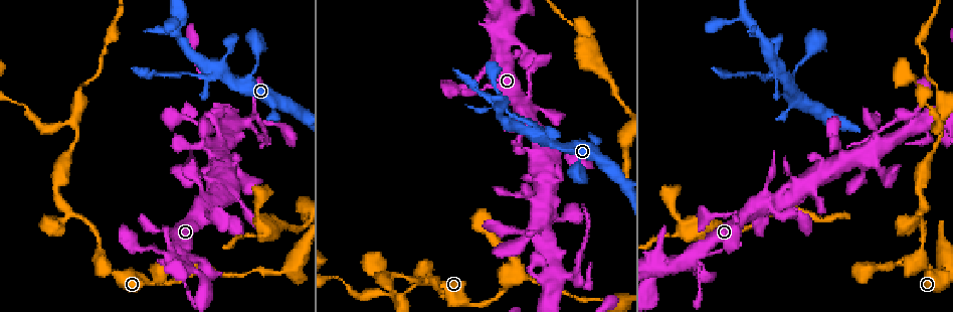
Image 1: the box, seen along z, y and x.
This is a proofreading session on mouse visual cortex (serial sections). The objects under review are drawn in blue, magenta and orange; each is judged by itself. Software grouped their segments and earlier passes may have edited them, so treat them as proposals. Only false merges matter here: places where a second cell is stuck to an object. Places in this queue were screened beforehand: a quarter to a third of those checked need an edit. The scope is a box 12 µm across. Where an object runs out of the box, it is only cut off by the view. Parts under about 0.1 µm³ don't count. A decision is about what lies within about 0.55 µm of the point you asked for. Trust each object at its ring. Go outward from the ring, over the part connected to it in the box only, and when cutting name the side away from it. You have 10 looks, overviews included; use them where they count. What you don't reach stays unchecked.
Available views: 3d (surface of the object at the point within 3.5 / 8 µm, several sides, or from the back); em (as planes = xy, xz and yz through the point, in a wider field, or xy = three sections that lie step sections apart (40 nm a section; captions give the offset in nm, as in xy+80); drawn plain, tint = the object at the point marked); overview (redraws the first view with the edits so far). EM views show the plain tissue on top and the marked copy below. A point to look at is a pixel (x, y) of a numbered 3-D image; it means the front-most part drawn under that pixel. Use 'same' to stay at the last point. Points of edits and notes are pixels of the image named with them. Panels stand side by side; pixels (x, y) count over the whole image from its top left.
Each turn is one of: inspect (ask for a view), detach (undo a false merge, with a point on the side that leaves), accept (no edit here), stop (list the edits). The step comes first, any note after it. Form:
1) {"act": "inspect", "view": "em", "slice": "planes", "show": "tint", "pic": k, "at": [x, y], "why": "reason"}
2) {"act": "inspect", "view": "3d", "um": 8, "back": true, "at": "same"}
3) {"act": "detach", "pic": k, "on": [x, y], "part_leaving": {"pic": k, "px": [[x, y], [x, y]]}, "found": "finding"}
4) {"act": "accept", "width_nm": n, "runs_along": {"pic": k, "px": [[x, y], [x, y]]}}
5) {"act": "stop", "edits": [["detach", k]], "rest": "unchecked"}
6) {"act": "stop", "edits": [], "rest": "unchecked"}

{"act": "inspect", "view": "3d", "um": 3.5, "back": true, "pic": 1, "at": [214, 67], "why": "thick turns thin"}

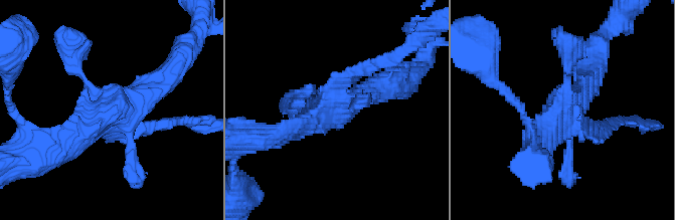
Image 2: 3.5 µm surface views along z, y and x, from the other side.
{"act": "inspect", "view": "em", "slice": "xy", "step": 5, "show": "tint", "pic": 2, "at": [333, 106]}

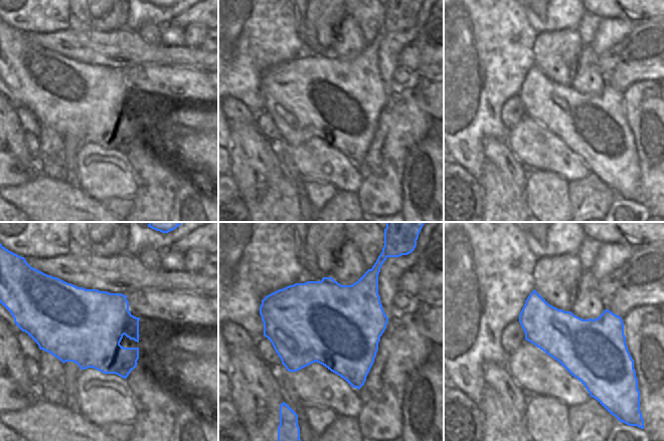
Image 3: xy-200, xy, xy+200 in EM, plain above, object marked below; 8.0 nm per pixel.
{"act": "detach", "pic": 2, "on": [378, 65], "part_leaving": {"pic": 2, "px": [[346, 82], [398, 59], [433, 34]]}, "found": "two cells meet here"}

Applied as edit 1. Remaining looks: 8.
{"act": "inspect", "view": "overview", "why": "redraw"}

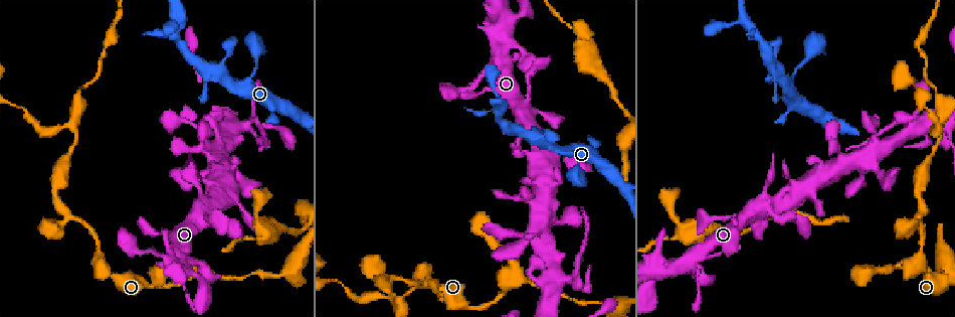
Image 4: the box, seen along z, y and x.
{"act": "inspect", "view": "3d", "um": 3.5, "pic": 4, "at": [100, 264]}

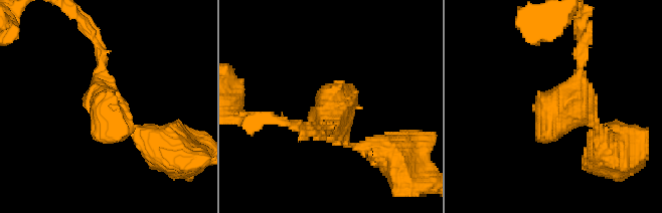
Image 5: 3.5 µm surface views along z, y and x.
{"act": "inspect", "view": "em", "slice": "xy", "step": 2, "show": "tint", "pic": 5, "at": [332, 121]}

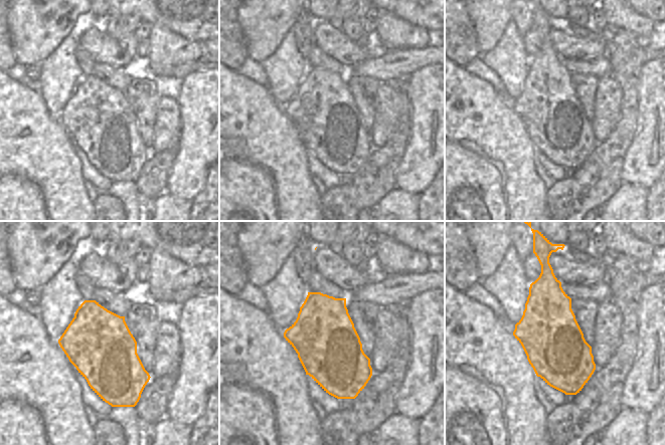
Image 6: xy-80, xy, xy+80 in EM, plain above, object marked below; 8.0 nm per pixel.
{"act": "inspect", "view": "em", "slice": "planes", "show": "tint", "at": "same"}

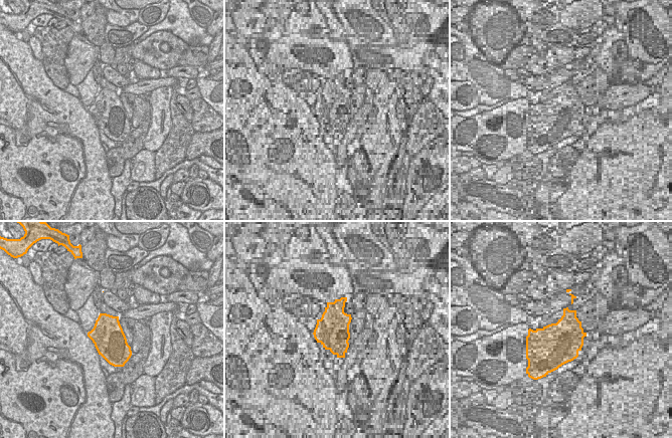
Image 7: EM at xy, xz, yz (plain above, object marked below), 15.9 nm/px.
{"act": "accept", "width_nm": 500, "runs_along": {"pic": 5, "px": [[149, 142], [106, 104], [97, 39]]}, "found": "all the same cell"}

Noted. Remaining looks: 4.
{"act": "inspect", "view": "3d", "um": 3.5, "pic": 4, "at": [73, 218], "why": "two arms in line, one across"}

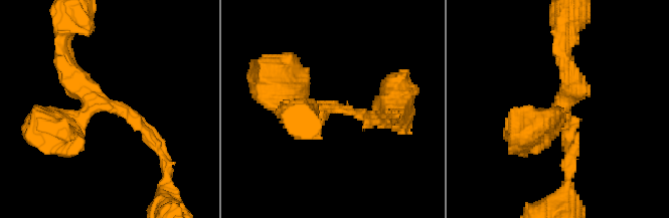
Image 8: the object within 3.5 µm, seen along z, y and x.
{"act": "inspect", "view": "em", "slice": "planes", "show": "tint", "pic": 8, "at": [104, 104], "arms": 3, "arm_widths_nm": [200, 300, 300], "why": "shape alone is not enough"}

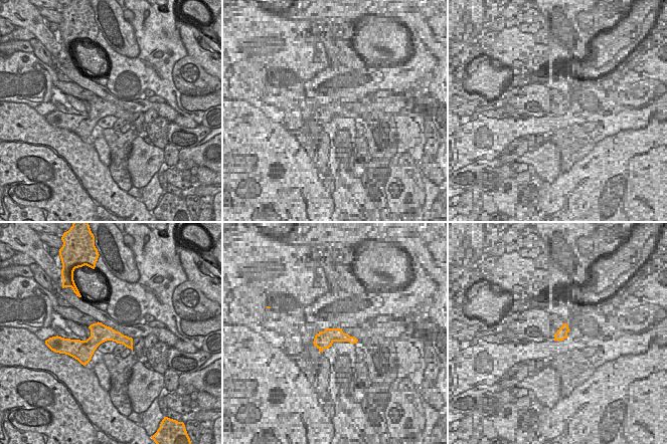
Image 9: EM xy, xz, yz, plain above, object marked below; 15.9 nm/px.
{"act": "accept", "runs_along": {"pic": 8, "px": [[155, 139], [94, 98], [62, 58]]}, "found": "continuous, no second cell"}

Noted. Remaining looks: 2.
{"act": "inspect", "view": "3d", "um": 3.5, "pic": 4, "at": [72, 126], "why": "a fork"}

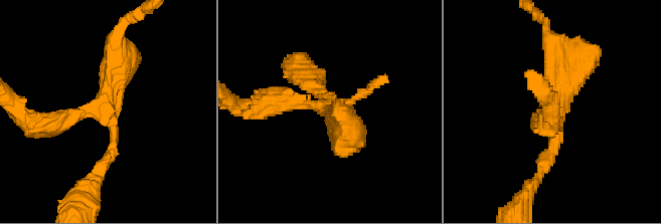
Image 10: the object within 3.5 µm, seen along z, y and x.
{"act": "inspect", "view": "em", "slice": "xy", "step": 2, "show": "tint", "pic": 10, "at": [105, 111], "why": "now the EM"}

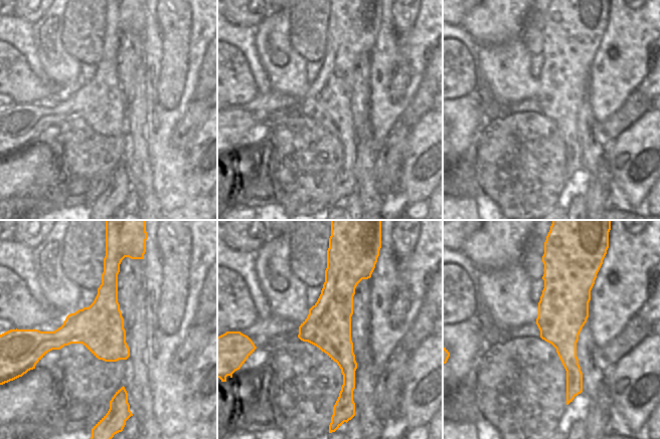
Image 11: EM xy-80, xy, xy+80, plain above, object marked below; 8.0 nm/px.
{"act": "accept", "arm_widths_nm": [200, 300, 450], "found": "all the same cell"}

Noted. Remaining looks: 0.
{"act": "stop", "edits": [["detach", 2]], "rest": "unchecked"}

